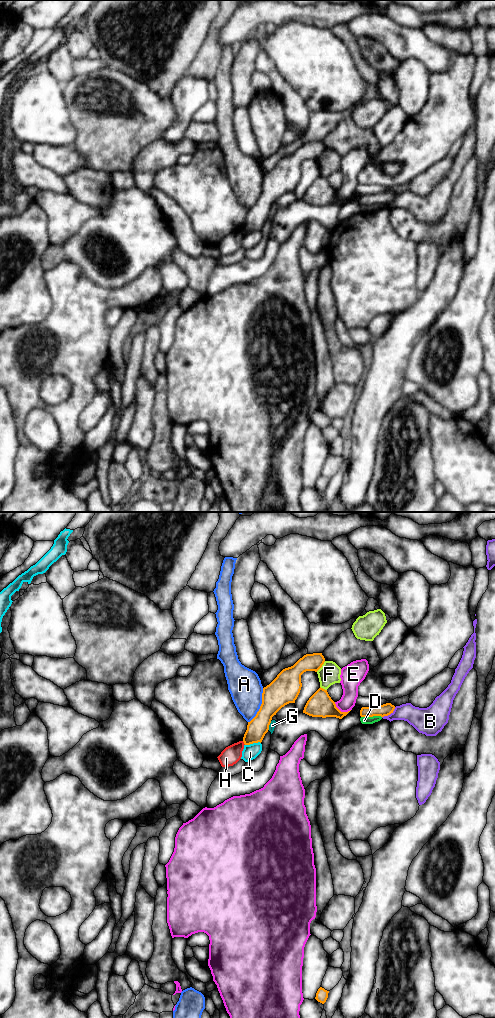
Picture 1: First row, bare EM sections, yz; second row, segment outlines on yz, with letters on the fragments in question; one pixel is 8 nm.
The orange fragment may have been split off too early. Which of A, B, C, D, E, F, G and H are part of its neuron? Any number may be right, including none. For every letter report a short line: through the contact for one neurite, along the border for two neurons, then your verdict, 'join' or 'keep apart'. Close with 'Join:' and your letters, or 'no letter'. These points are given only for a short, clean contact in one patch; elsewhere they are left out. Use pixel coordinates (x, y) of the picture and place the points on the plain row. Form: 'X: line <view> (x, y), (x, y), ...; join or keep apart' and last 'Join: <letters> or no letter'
A: line yz (263, 176), (260, 196), (248, 210); keep apart
B: keep apart
C: line yz (260, 230), (245, 233); keep apart
D: keep apart
E: keep apart
F: keep apart
G: line yz (271, 209), (268, 217); keep apart
H: line yz (242, 229), (245, 232); keep apart
Join: no letter

